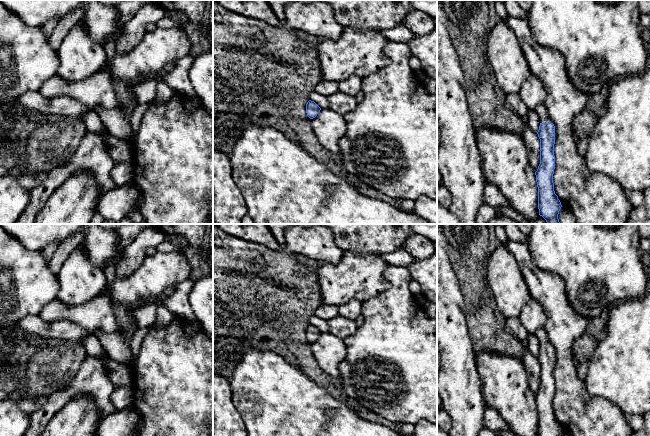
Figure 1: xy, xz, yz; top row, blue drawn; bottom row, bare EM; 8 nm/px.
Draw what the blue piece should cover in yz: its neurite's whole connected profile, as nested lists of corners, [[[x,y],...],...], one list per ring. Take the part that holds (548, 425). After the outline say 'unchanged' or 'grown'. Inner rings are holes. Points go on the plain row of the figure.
[[[544,327],[534,332],[540,343],[537,356],[540,363],[540,388],[536,399],[539,436],[559,436],[562,429],[554,415],[553,398],[555,393],[555,350],[547,340]]]; grown

